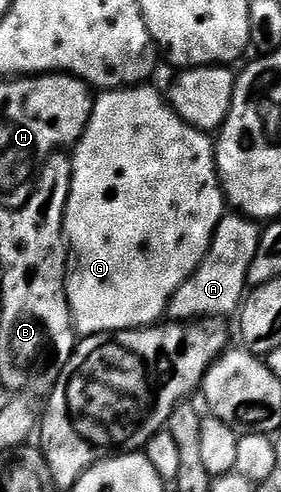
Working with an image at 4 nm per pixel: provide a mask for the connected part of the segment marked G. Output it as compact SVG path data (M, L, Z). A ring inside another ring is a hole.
M145 83L101 92L93 100L88 126L74 146L72 186L68 196L68 206L64 212L64 235L68 238L70 250L66 288L72 321L76 324L77 334L84 337L123 329L142 329L157 324L167 314L168 304L174 291L178 291L178 287L186 283L189 275L200 266L202 259L208 254L212 236L216 233L218 223L226 212L226 194L224 188L220 186L220 173L216 169L216 147L213 138L205 130L196 129L190 122L185 121L166 100L165 94L163 97L158 90L151 89L150 86L151 84Z

